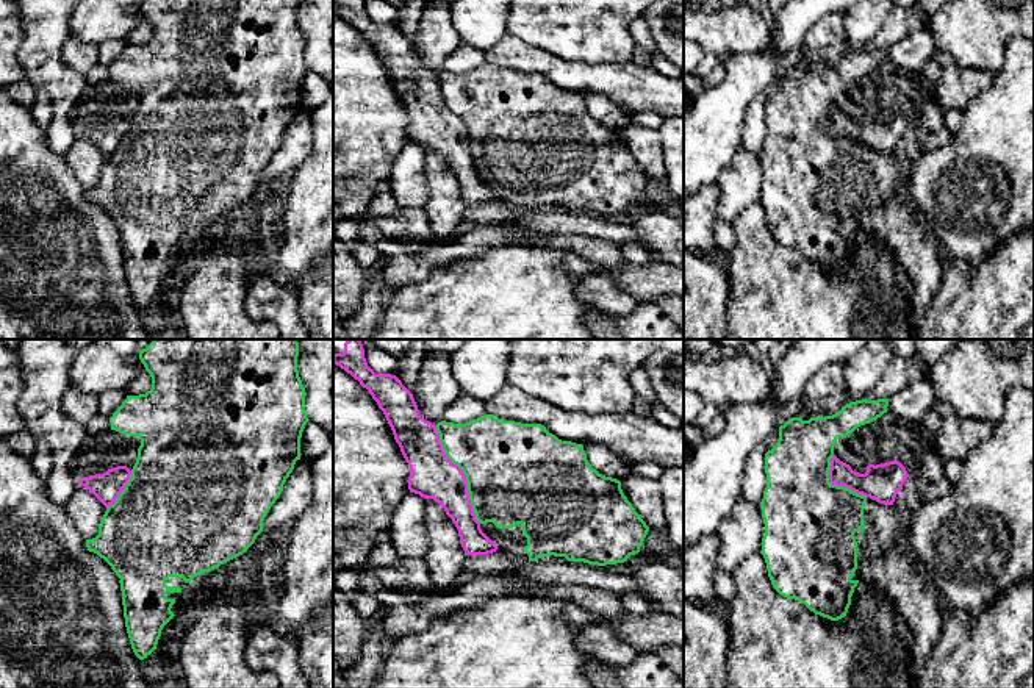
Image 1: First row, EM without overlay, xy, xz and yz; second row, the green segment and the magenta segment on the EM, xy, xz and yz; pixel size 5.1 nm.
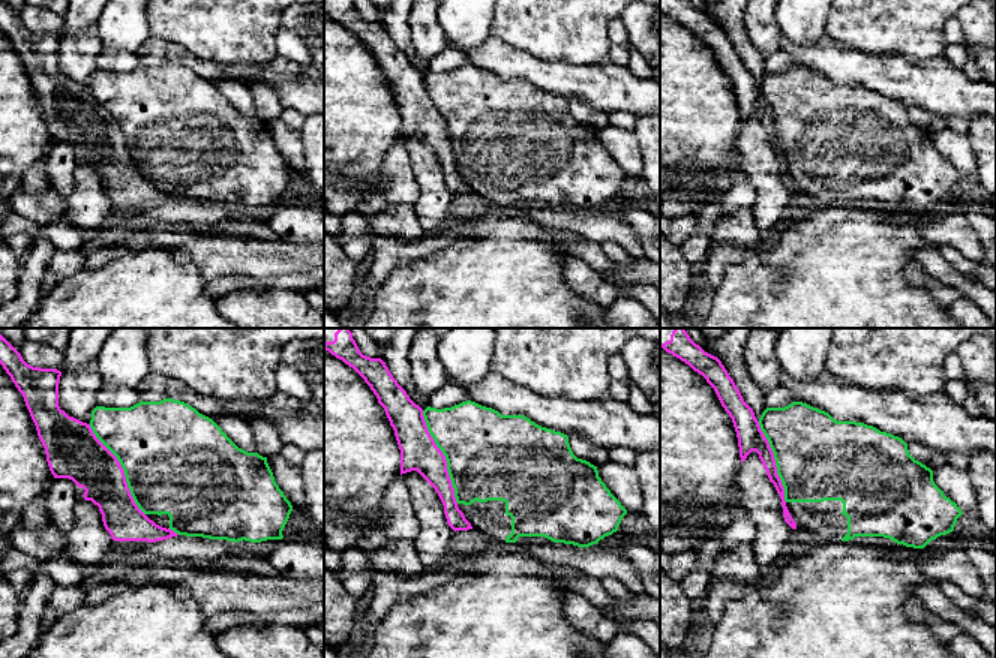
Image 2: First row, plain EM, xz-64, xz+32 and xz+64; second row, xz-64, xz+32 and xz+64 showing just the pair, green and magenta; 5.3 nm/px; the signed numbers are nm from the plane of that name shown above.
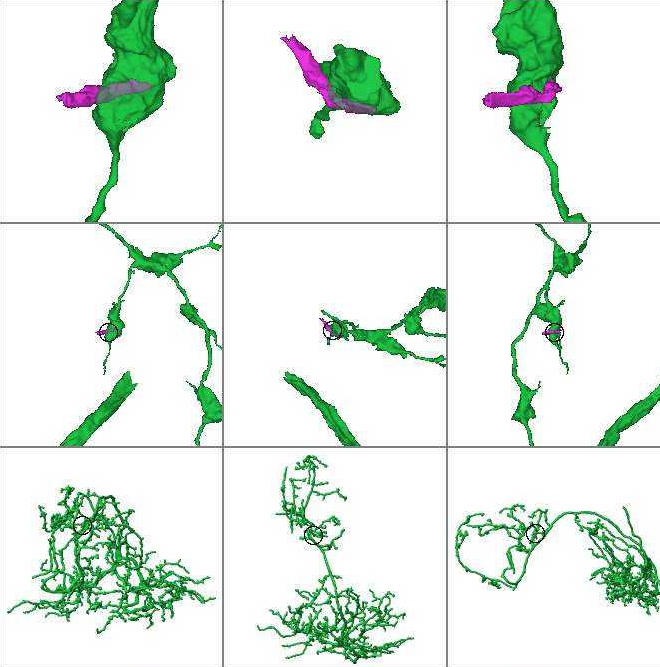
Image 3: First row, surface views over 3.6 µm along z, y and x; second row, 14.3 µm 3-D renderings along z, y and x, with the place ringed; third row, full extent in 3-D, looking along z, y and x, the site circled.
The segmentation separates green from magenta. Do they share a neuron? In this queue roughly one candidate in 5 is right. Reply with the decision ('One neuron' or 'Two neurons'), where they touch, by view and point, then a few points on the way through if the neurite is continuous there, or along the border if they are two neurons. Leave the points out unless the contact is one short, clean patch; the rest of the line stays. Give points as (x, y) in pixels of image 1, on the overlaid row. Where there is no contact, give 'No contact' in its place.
Two neurons. Touches green at xz (463, 472)

